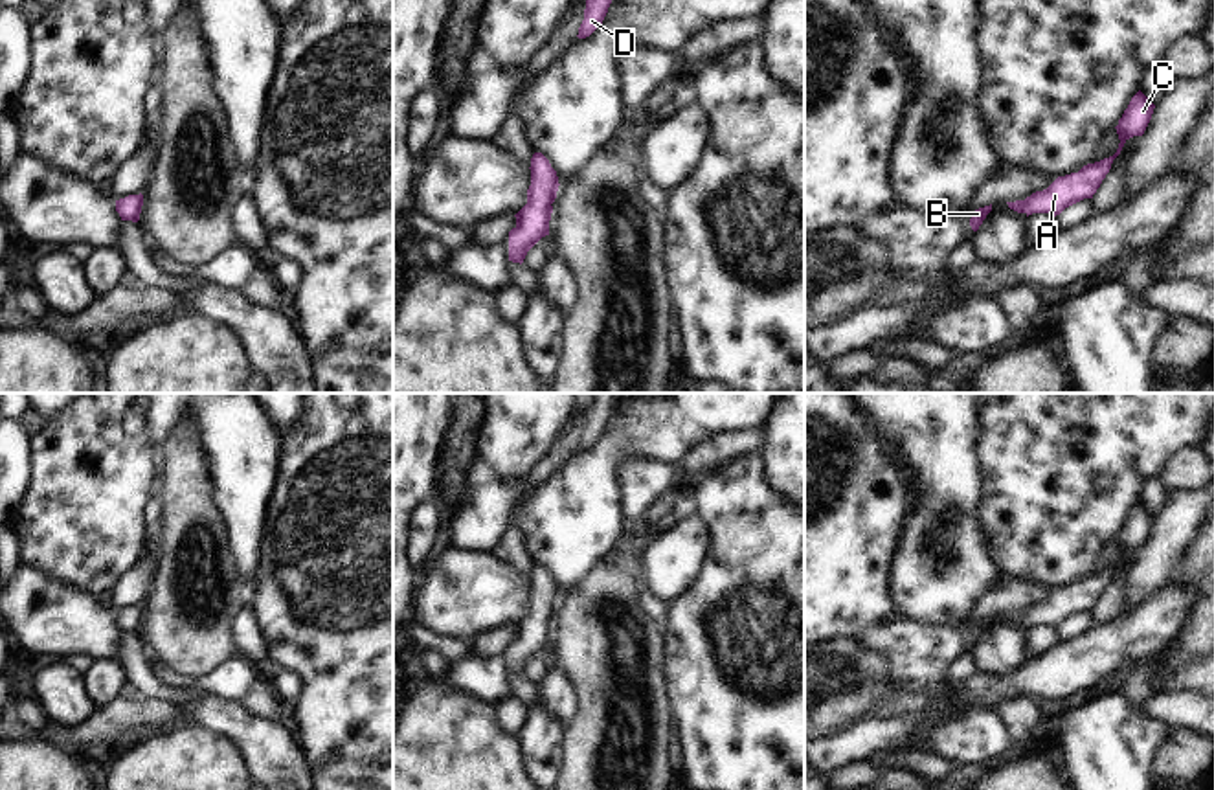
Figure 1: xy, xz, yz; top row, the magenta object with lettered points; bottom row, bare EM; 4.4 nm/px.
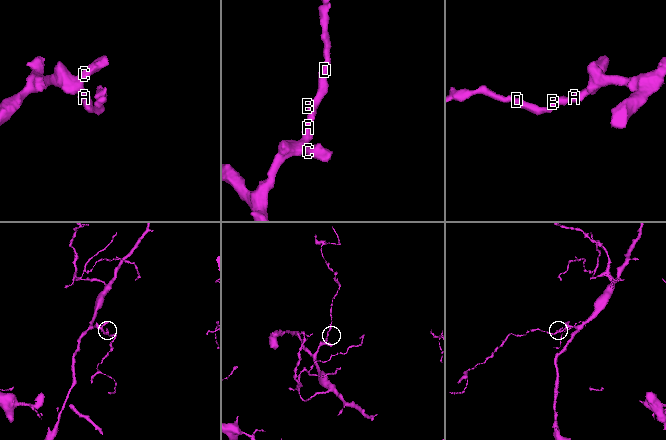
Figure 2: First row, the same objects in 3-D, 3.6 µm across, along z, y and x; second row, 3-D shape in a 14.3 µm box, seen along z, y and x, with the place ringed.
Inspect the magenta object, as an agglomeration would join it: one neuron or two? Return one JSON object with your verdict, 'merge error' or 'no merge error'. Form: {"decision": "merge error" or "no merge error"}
{"decision": "no merge error"}

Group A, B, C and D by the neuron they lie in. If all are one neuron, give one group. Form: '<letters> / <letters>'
A B C D

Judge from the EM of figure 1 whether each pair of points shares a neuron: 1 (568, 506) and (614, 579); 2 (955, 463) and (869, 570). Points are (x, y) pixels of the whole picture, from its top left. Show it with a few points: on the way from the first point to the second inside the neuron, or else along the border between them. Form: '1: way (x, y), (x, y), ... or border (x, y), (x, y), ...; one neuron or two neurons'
1: border (614, 548), (570, 588); two neurons
2: border (917, 495), (915, 506), (900, 530), (888, 575); two neurons

